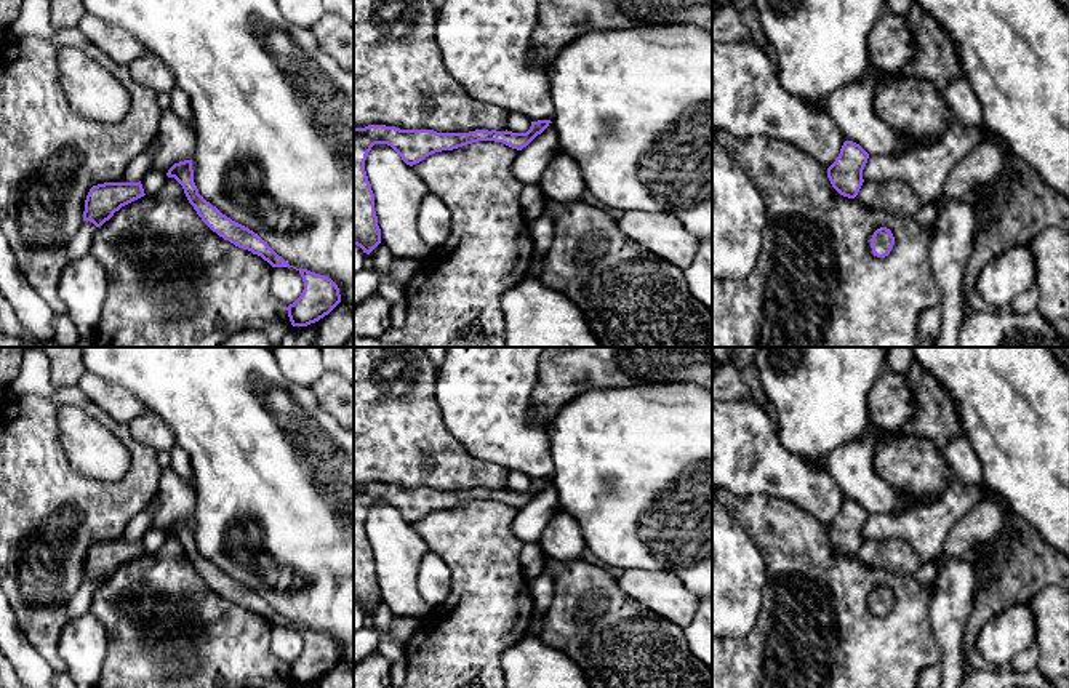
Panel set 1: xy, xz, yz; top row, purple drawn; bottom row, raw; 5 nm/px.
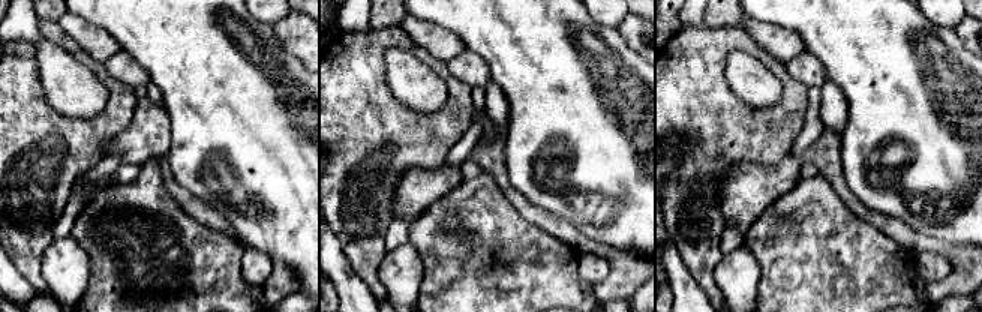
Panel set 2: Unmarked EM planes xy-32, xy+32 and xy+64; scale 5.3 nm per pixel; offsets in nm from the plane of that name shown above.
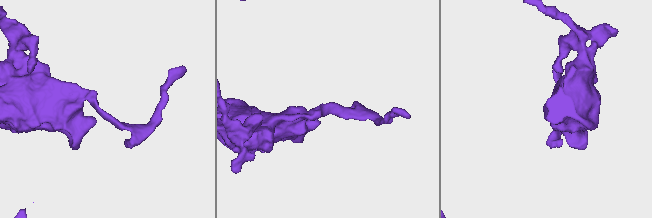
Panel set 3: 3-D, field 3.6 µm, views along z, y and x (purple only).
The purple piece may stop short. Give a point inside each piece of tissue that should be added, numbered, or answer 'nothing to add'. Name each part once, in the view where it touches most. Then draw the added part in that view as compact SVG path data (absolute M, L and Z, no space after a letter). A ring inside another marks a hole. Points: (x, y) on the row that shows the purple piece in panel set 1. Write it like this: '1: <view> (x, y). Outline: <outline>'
nothing to add

